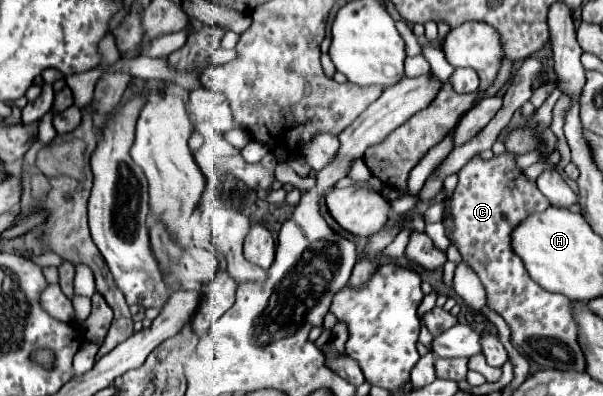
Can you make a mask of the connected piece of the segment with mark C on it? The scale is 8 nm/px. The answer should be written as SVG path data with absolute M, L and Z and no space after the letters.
M508 152L499 156L495 155L487 161L481 159L479 155L473 157L459 171L459 183L455 187L455 193L453 193L451 201L445 201L445 205L451 205L451 211L453 211L453 221L455 221L453 241L463 257L463 263L467 263L479 275L479 279L487 291L487 297L489 297L487 299L489 307L493 311L497 311L511 327L513 345L545 369L573 369L573 371L585 373L587 363L585 363L583 349L577 341L579 325L571 315L571 307L569 307L571 299L565 295L549 293L549 291L541 289L541 285L537 285L529 277L521 257L517 257L517 253L511 251L513 229L517 225L521 225L521 221L525 221L525 217L537 213L537 211L545 211L549 207L549 201L539 193L537 185L527 181L527 177L516 167L515 154Z

